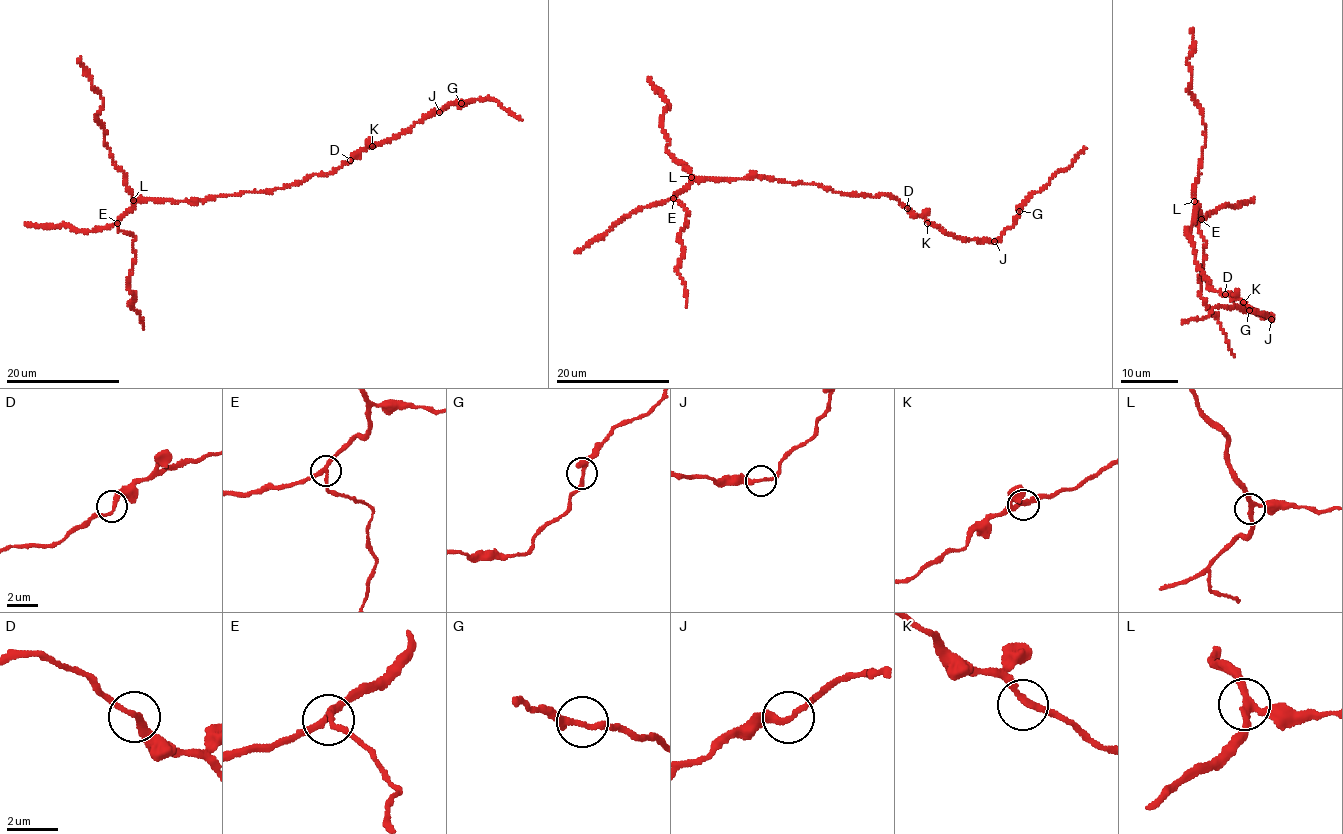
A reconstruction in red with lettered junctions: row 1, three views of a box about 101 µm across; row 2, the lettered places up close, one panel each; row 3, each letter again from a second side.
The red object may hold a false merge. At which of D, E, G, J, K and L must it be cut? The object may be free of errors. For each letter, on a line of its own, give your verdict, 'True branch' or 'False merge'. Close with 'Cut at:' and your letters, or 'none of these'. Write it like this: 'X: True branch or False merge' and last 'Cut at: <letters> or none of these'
D: True branch
E: True branch
G: True branch
J: True branch
K: True branch
L: True branch
Cut at: none of these

